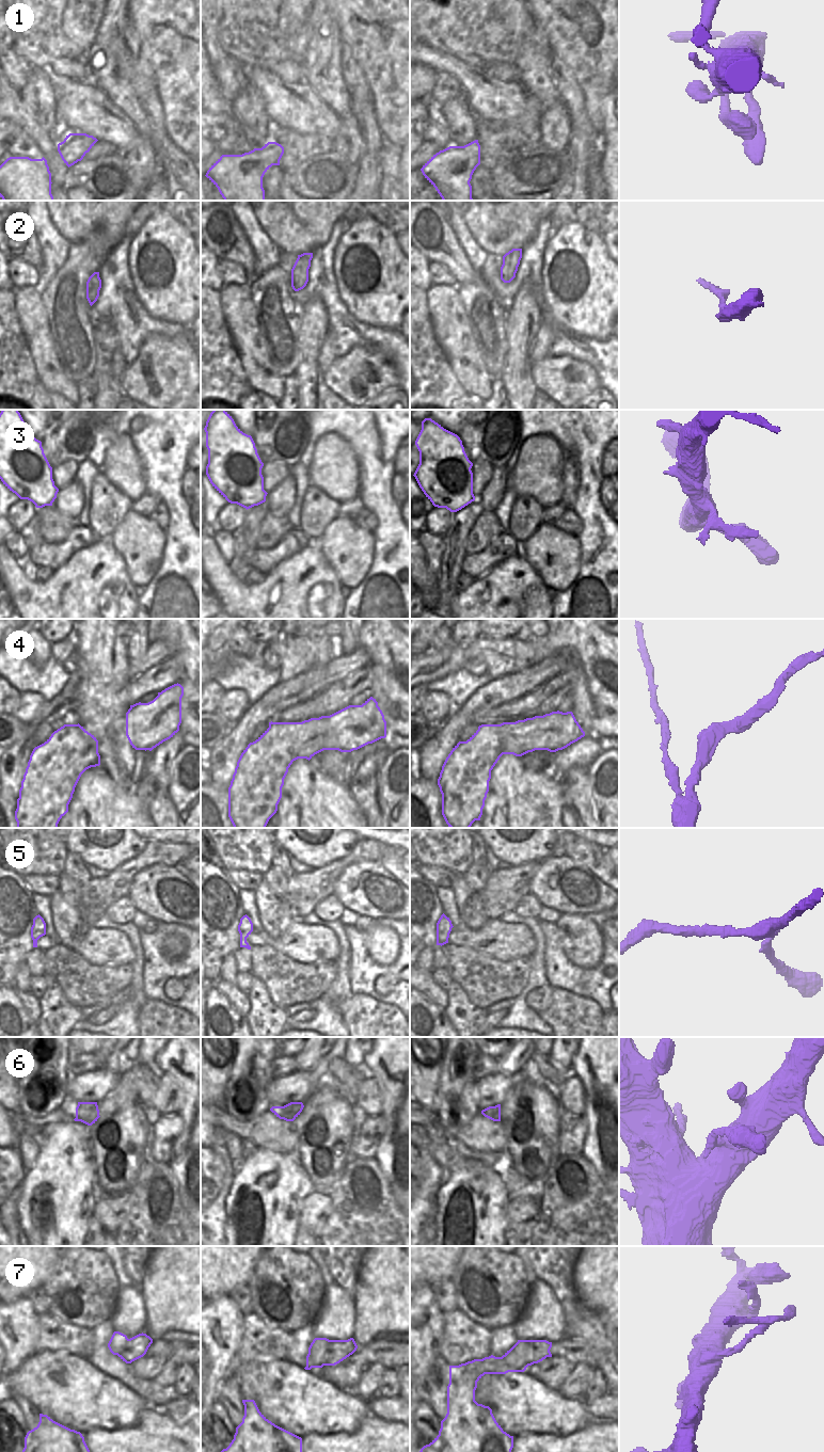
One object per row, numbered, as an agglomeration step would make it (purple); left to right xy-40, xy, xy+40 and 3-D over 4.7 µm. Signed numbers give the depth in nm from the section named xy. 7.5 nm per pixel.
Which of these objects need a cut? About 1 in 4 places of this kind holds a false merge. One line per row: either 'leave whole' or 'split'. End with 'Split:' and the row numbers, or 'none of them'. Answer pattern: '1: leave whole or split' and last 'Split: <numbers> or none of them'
1: leave whole
2: leave whole
3: leave whole
4: leave whole
5: leave whole
6: leave whole
7: split
Split: 7

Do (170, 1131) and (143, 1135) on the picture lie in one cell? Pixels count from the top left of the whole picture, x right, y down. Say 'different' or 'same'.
different

